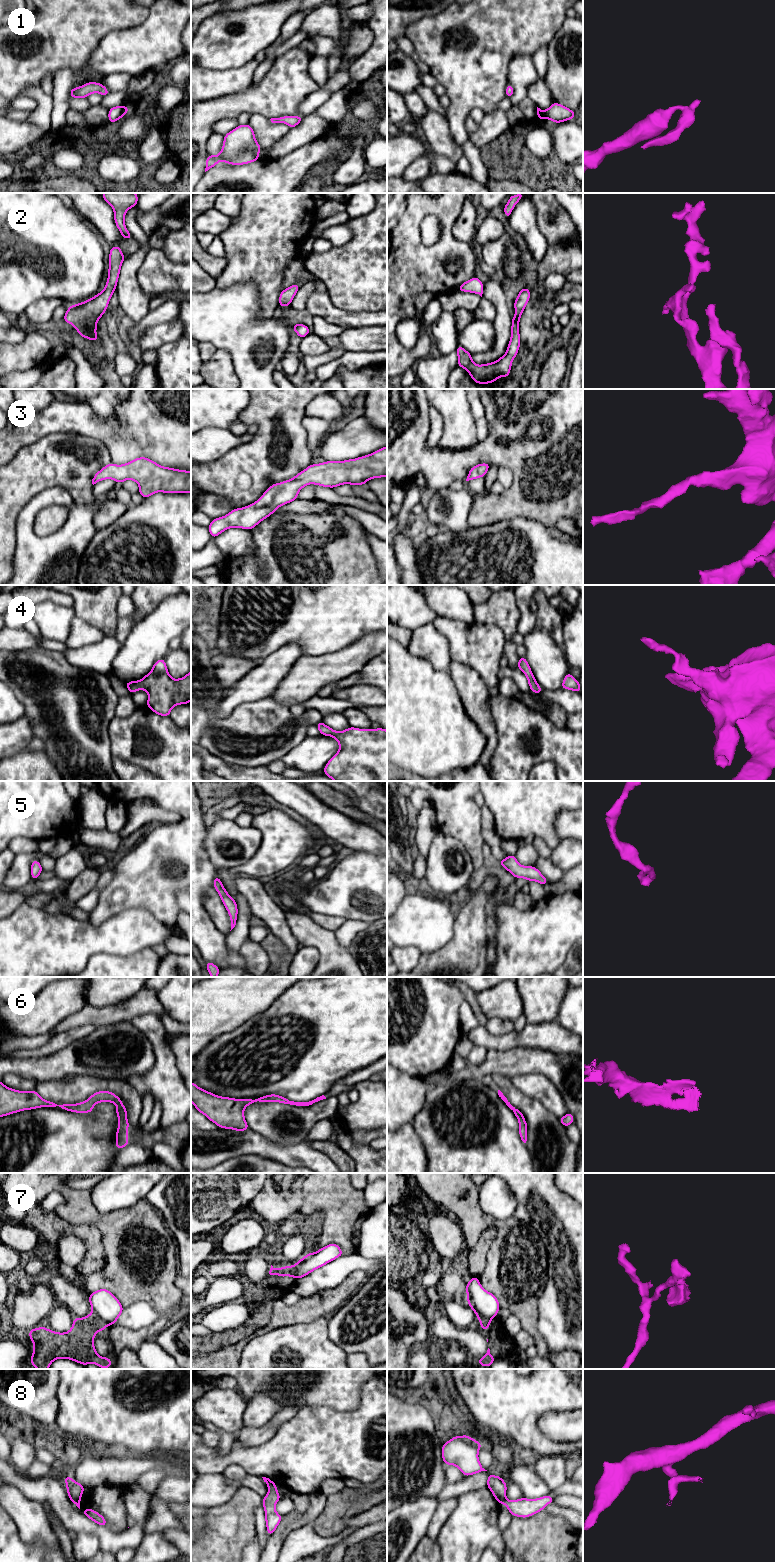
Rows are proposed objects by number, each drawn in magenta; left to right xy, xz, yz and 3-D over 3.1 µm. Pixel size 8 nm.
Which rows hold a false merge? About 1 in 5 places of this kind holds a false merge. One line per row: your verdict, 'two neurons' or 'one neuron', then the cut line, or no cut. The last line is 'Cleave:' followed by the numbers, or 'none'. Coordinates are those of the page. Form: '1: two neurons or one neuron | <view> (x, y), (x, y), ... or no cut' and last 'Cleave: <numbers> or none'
1: one neuron | no cut
2: one neuron | no cut
3: one neuron | no cut
4: one neuron | no cut
5: one neuron | no cut
6: one neuron | no cut
7: two neurons | xy (92, 1312), (106, 1325)
8: two neurons | xz (275, 1485), (268, 1487)
Cleave: 7, 8

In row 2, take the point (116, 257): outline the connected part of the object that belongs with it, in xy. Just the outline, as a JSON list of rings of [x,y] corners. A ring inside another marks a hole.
[[[119,246],[110,248],[108,278],[102,292],[87,301],[68,306],[63,320],[75,327],[81,337],[98,341],[97,322],[104,315],[116,290],[120,269],[125,257]]]

